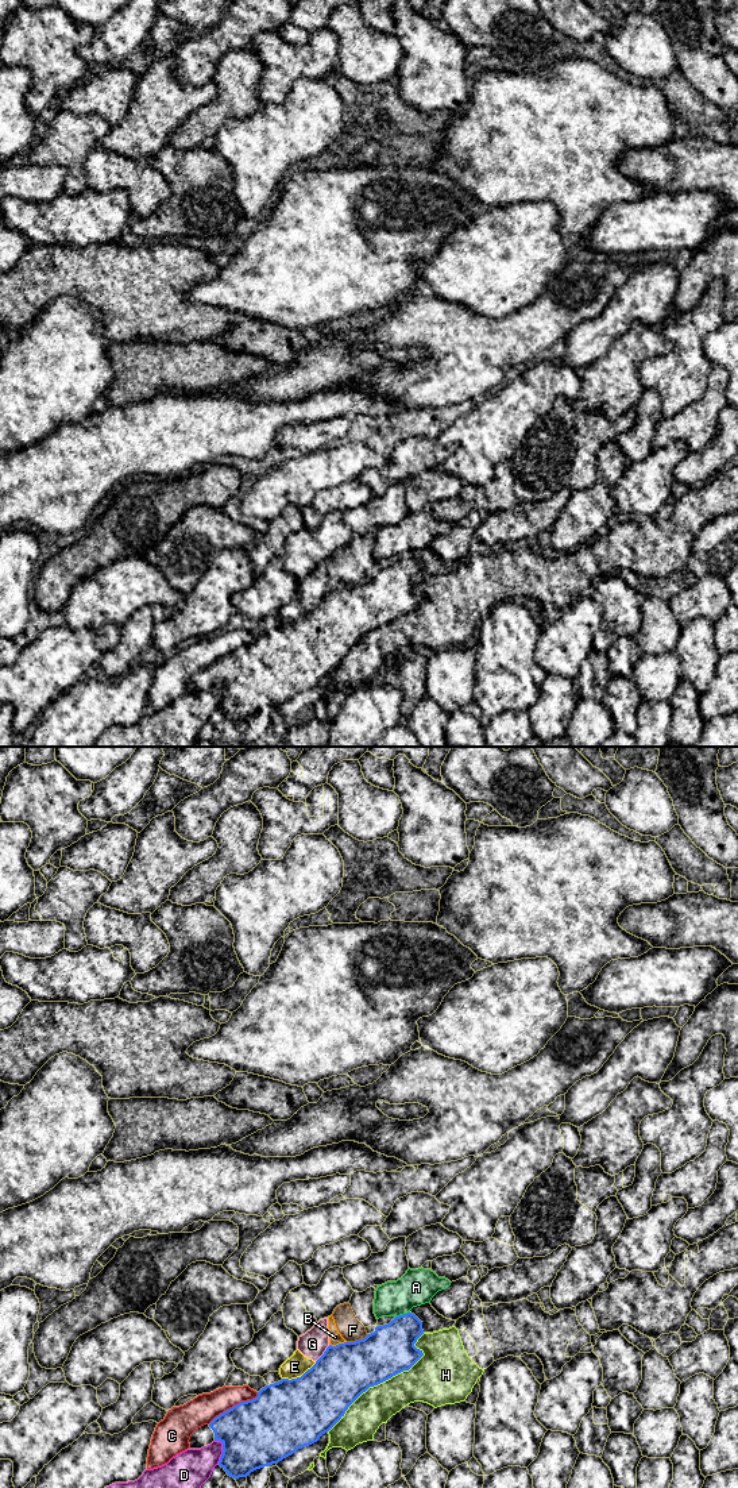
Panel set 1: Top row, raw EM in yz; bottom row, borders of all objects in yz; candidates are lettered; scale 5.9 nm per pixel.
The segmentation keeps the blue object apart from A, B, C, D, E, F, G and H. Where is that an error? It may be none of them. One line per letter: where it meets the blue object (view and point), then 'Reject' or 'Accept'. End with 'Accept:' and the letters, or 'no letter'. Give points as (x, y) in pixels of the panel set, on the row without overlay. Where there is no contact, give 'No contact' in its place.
A: Touches blue at yz (404, 558). Reject
B: Touches blue at yz (337, 589). Reject
C: Touches blue at yz (234, 650). Reject
D: Touches blue at yz (223, 694). Reject
E: Touches blue at yz (298, 621). Reject
F: Touches blue at yz (356, 585). Reject
G: Touches blue at yz (324, 597). Reject
H: Touches blue at yz (383, 624). Reject
Accept: no letter

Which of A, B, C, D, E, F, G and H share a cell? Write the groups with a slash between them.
A / B F / C / D / E G / H

